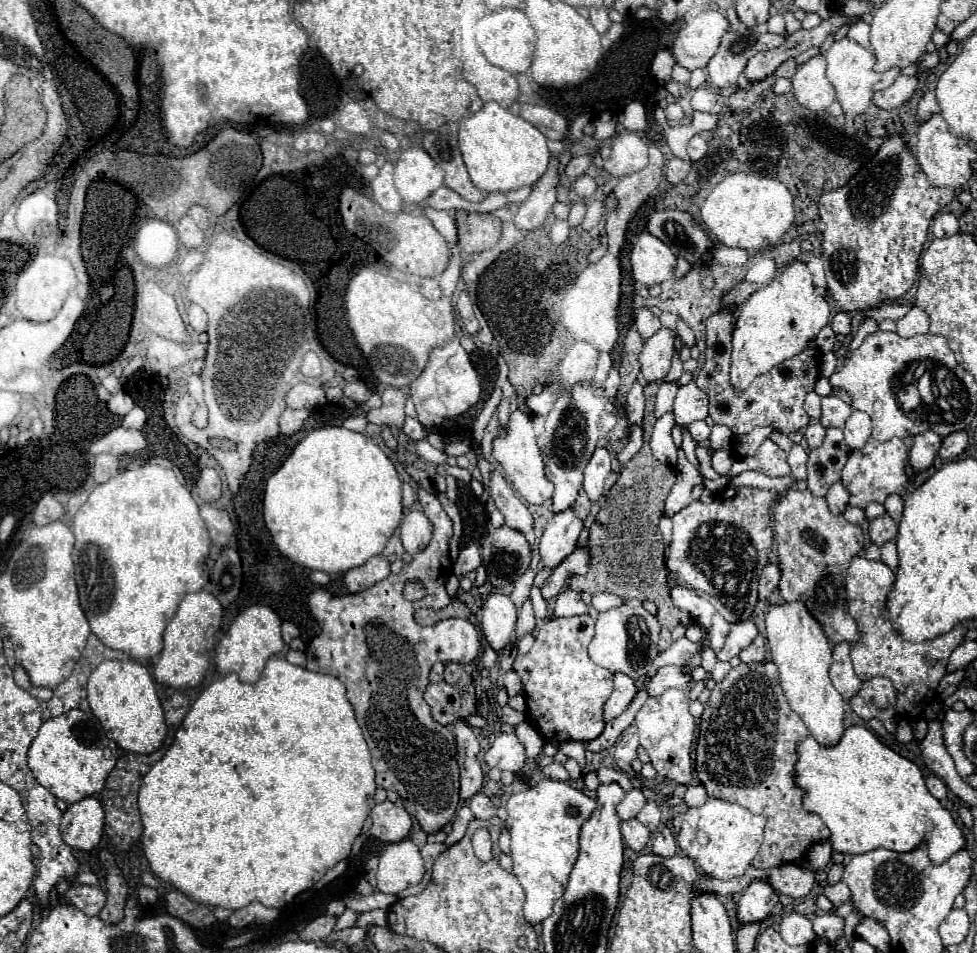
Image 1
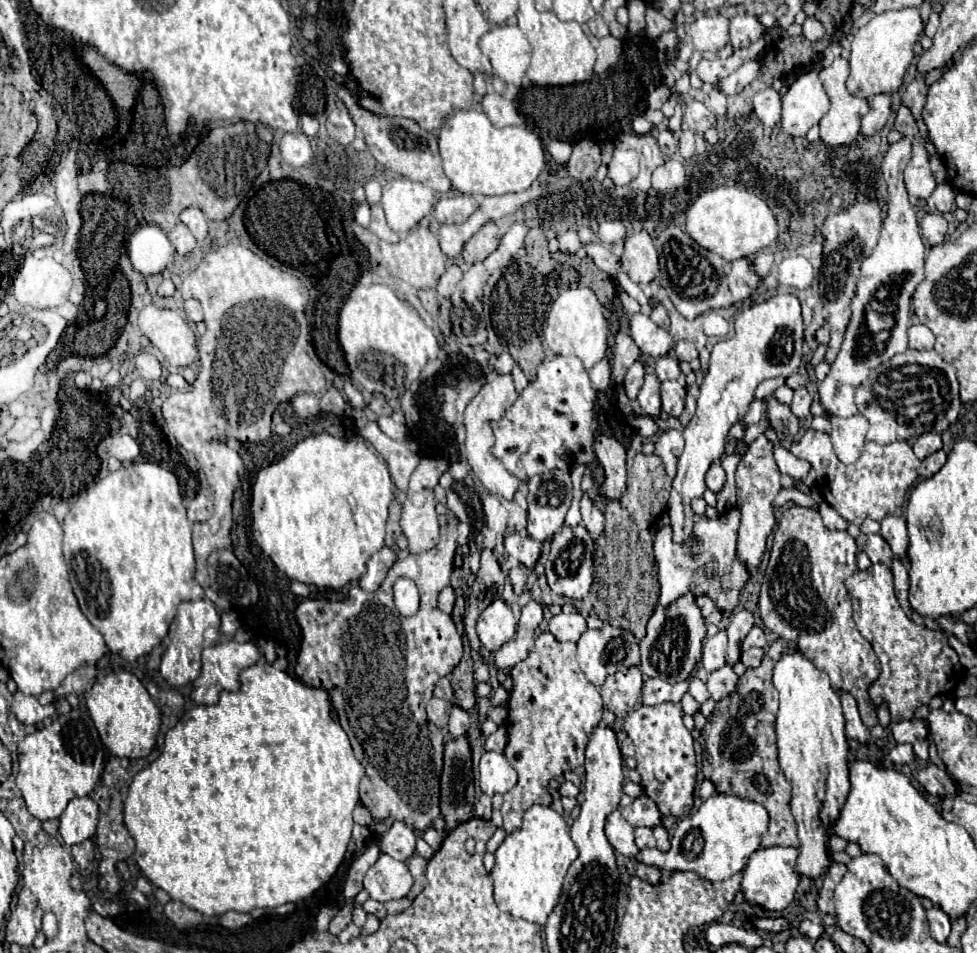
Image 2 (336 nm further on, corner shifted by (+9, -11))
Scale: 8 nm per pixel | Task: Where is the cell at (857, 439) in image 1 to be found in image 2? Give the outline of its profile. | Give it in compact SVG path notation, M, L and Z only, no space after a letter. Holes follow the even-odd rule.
M856 413L848 419L832 417L832 443L838 459L842 463L856 463L866 441L868 431L868 419L864 415Z

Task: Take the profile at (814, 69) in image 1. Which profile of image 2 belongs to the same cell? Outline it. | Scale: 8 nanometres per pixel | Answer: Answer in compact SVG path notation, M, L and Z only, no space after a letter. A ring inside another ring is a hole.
M810 69L808 73L802 73L788 89L788 93L782 97L782 129L794 137L806 137L808 129L816 125L830 107L830 99L820 83L820 71Z

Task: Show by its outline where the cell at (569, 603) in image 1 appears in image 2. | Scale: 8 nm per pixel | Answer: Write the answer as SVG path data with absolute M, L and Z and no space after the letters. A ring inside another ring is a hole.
M560 613L548 621L548 631L556 637L556 641L576 643L586 631L586 619L580 613Z

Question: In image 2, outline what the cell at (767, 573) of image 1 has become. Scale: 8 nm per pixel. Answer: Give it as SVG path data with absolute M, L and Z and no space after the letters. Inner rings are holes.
M742 609L742 611L738 611L738 613L732 617L730 625L726 627L726 635L728 635L726 663L728 663L730 667L734 667L734 663L738 663L738 659L740 659L740 655L742 655L742 649L740 649L740 647L742 647L742 641L746 639L748 631L752 629L752 625L754 625L752 613L746 611L746 609Z

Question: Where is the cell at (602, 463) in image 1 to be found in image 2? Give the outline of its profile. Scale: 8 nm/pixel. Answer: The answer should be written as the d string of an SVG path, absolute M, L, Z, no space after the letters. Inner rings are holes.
M582 497L580 511L582 511L584 527L594 535L602 535L602 531L604 531L604 513L598 507L594 507L594 503L588 497Z

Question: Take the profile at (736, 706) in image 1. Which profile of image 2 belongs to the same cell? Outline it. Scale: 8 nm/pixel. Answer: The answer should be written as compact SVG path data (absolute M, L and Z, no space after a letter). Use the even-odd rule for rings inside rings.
M776 639L770 649L766 651L762 665L756 669L746 669L746 673L740 677L736 691L718 701L714 713L708 717L706 727L702 729L700 745L704 749L702 753L702 773L706 779L710 779L716 785L718 793L726 795L740 795L744 799L752 799L760 805L766 807L770 813L770 827L766 835L762 837L762 847L772 847L772 845L786 845L786 847L798 847L798 837L796 837L796 821L790 813L790 791L792 785L786 781L780 765L778 765L778 749L776 749L776 731L774 731L774 721L776 721L776 711L778 711L778 691L772 685L772 669L780 655L798 651L794 643L786 643L784 639Z

